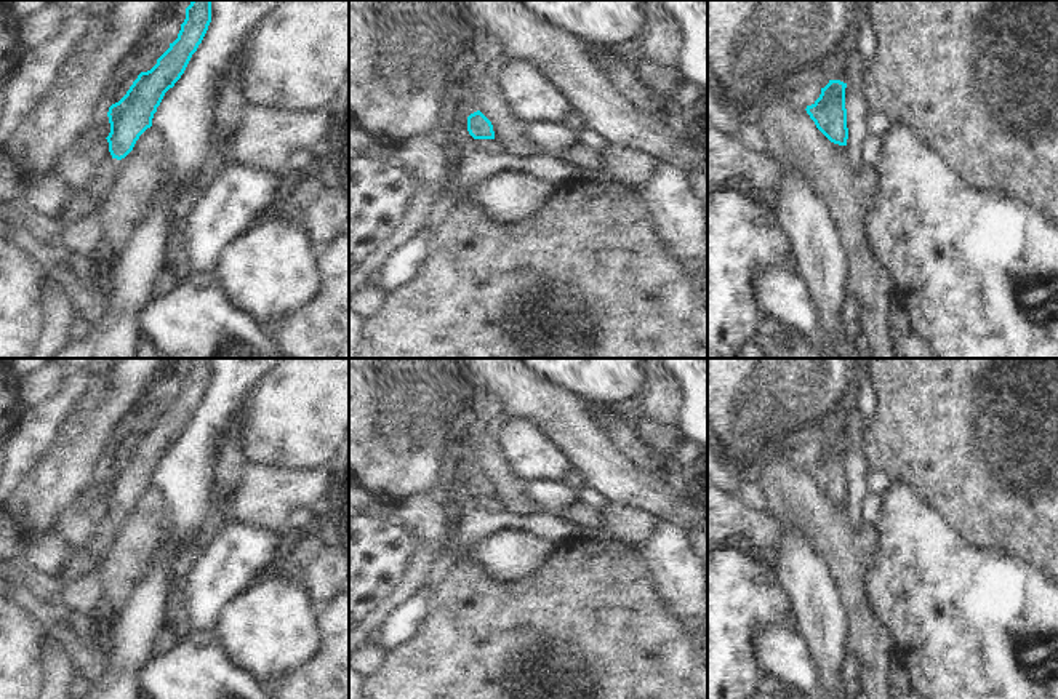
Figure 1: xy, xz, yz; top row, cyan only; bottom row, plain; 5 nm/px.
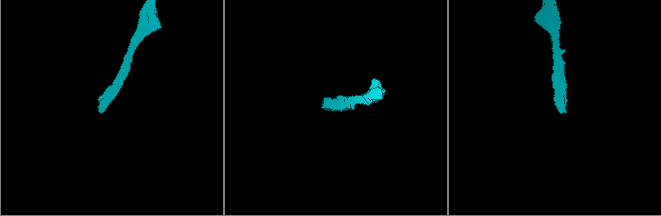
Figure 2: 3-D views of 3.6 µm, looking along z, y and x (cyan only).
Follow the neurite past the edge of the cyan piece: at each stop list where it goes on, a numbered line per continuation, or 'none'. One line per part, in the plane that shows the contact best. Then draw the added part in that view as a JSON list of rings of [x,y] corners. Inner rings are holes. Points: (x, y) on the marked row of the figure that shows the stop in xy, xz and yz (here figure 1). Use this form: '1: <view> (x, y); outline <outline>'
1: xy (100, 189); outline [[[107,158],[101,162],[98,168],[94,168],[94,178],[88,187],[88,194],[70,195],[66,210],[58,216],[64,227],[78,221],[90,210],[102,208],[106,205],[107,197],[112,192],[112,184],[115,181],[117,170],[117,158]]]

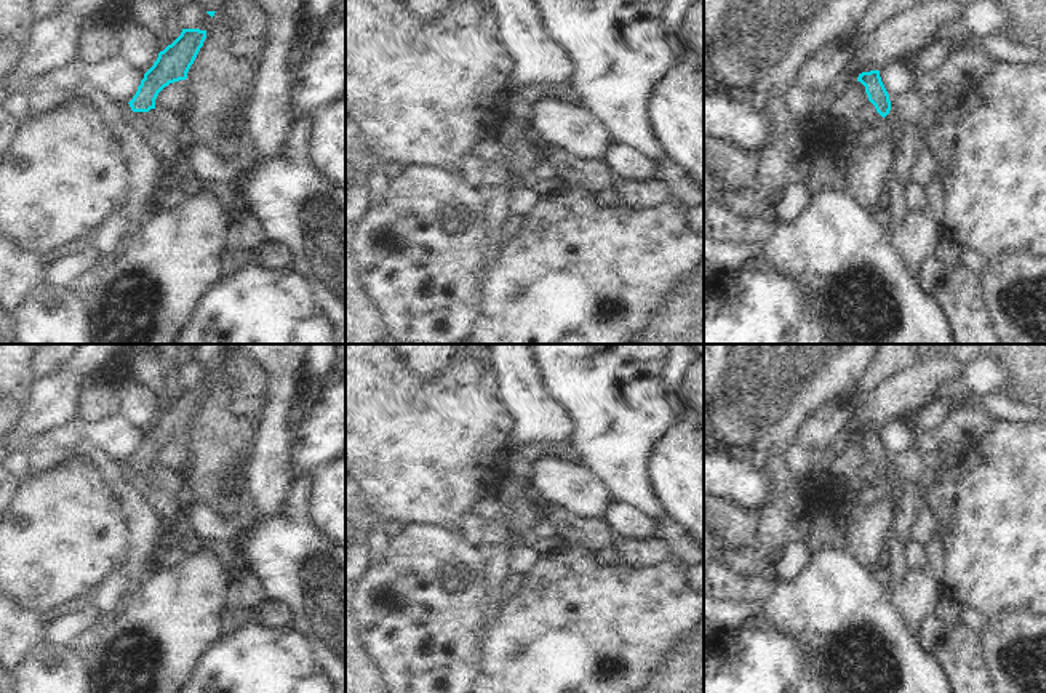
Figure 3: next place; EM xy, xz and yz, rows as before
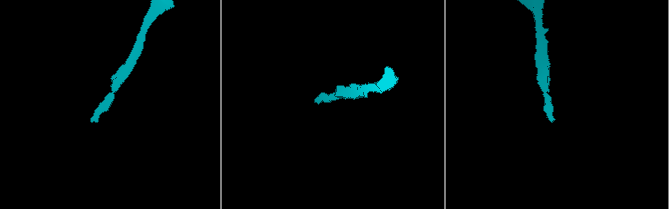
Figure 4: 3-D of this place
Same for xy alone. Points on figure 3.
none

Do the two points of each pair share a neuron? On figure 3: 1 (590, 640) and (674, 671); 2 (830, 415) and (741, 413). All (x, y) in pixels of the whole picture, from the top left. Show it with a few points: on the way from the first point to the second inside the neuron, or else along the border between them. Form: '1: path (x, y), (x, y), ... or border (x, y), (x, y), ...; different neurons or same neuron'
1: border (683, 636), (648, 676); different neurons
2: border (845, 405), (819, 407), (805, 418), (792, 440); different neurons

